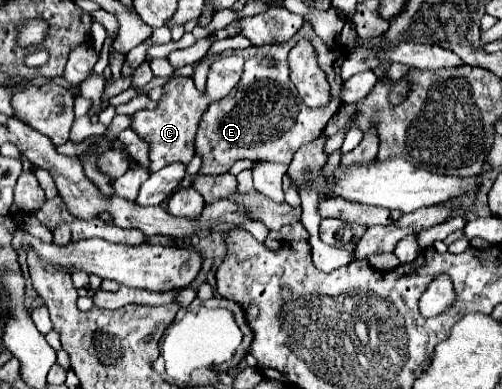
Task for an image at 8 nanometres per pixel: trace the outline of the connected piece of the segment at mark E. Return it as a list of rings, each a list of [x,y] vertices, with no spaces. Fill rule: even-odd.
[[[304,20],[303,27],[294,35],[291,41],[283,45],[263,45],[263,47],[249,47],[239,51],[245,59],[245,73],[241,77],[241,83],[221,101],[211,103],[197,129],[195,137],[195,151],[203,155],[203,167],[201,175],[219,175],[227,173],[229,167],[237,159],[251,159],[251,161],[275,161],[289,165],[293,159],[293,153],[323,135],[329,119],[341,109],[343,105],[343,79],[339,75],[341,65],[347,57],[345,49],[329,47],[314,33],[308,20]],[[308,38],[311,41],[317,55],[319,65],[327,73],[329,85],[331,85],[331,105],[323,109],[311,109],[303,103],[303,99],[297,95],[295,85],[291,83],[287,75],[287,51],[300,41]],[[263,59],[271,59],[273,65],[263,65]]]

